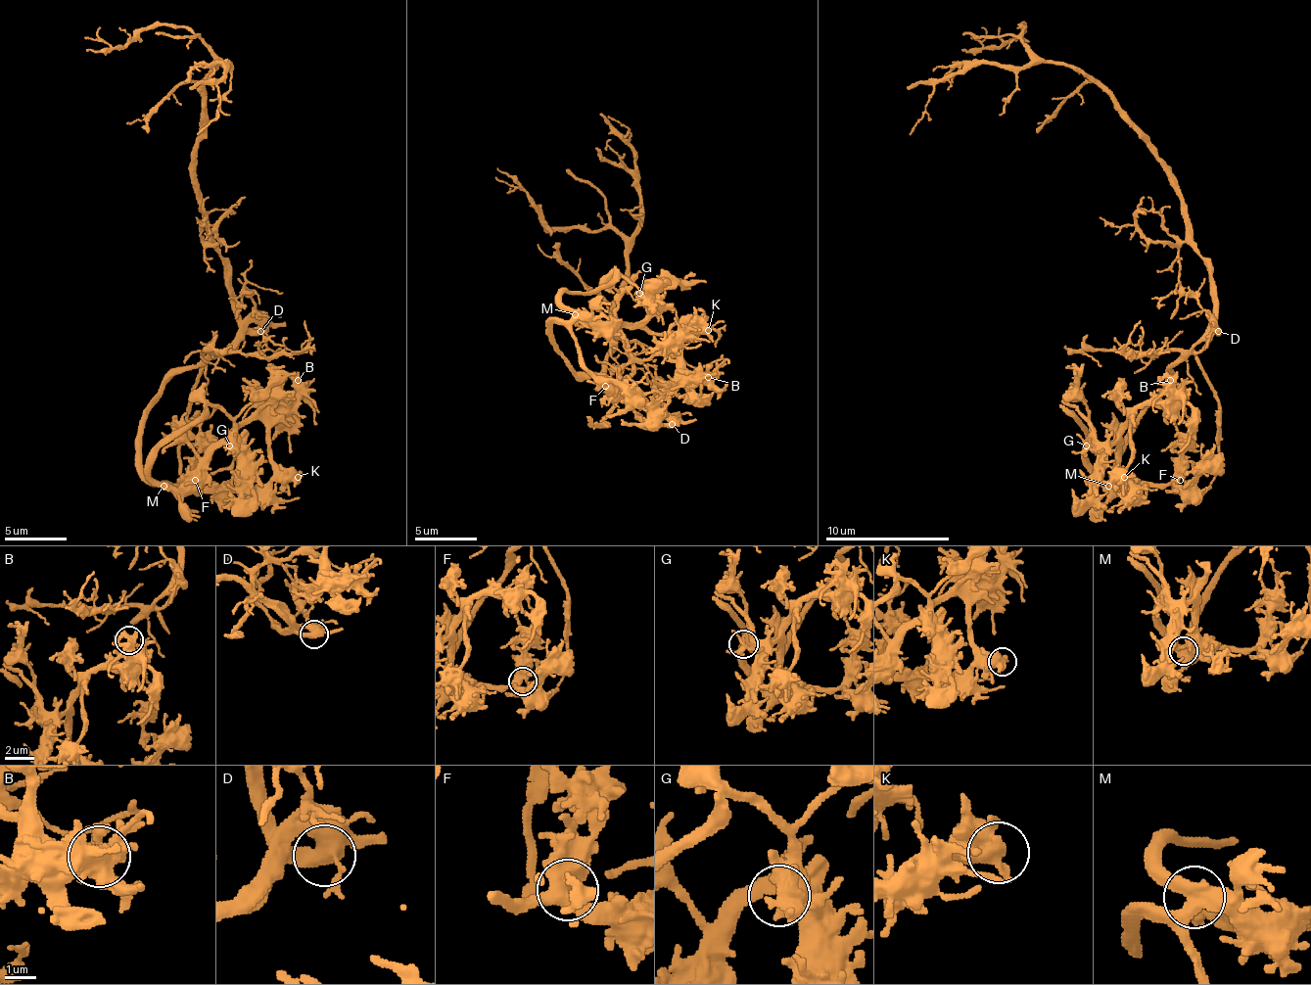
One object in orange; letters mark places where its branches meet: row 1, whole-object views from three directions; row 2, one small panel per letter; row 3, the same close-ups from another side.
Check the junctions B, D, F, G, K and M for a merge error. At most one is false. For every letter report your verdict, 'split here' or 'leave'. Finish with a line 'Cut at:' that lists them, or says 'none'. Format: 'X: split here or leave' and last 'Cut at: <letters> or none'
B: leave
D: leave
F: leave
G: leave
K: leave
M: leave
Cut at: none

